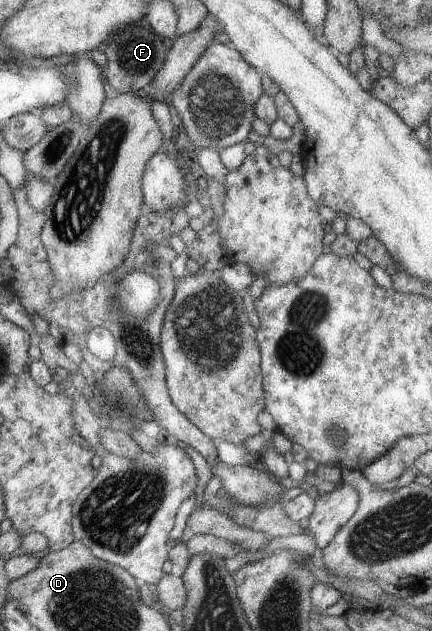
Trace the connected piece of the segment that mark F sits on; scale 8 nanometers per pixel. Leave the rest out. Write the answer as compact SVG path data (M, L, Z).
M143 22L120 26L119 30L114 30L100 47L106 57L106 67L102 69L102 77L119 94L145 89L162 67L168 46L168 42L162 36L155 34Z

